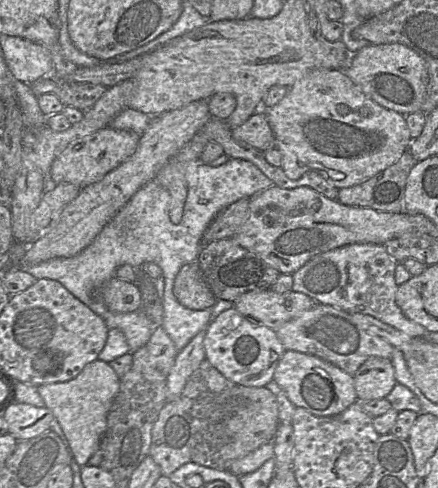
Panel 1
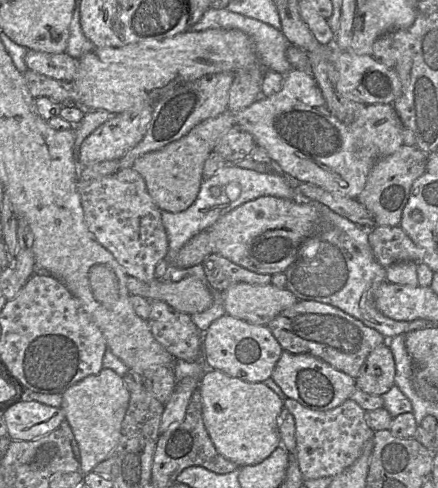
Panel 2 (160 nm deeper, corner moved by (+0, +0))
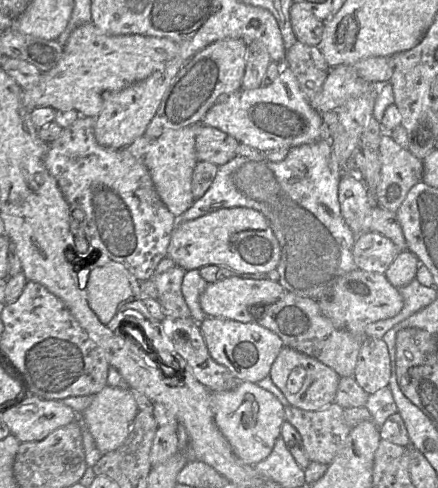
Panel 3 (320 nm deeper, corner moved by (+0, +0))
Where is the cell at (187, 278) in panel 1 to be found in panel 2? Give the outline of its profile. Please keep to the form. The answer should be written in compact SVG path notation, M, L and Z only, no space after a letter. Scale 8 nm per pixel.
M128 276L127 289L130 294L165 302L188 315L205 311L213 302L208 286L195 276L185 277L179 282L155 279L150 283Z

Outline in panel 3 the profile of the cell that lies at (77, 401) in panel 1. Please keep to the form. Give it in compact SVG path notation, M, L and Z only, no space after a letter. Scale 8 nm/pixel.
M106 385L80 414L97 449L104 455L128 437L139 409L129 388Z

